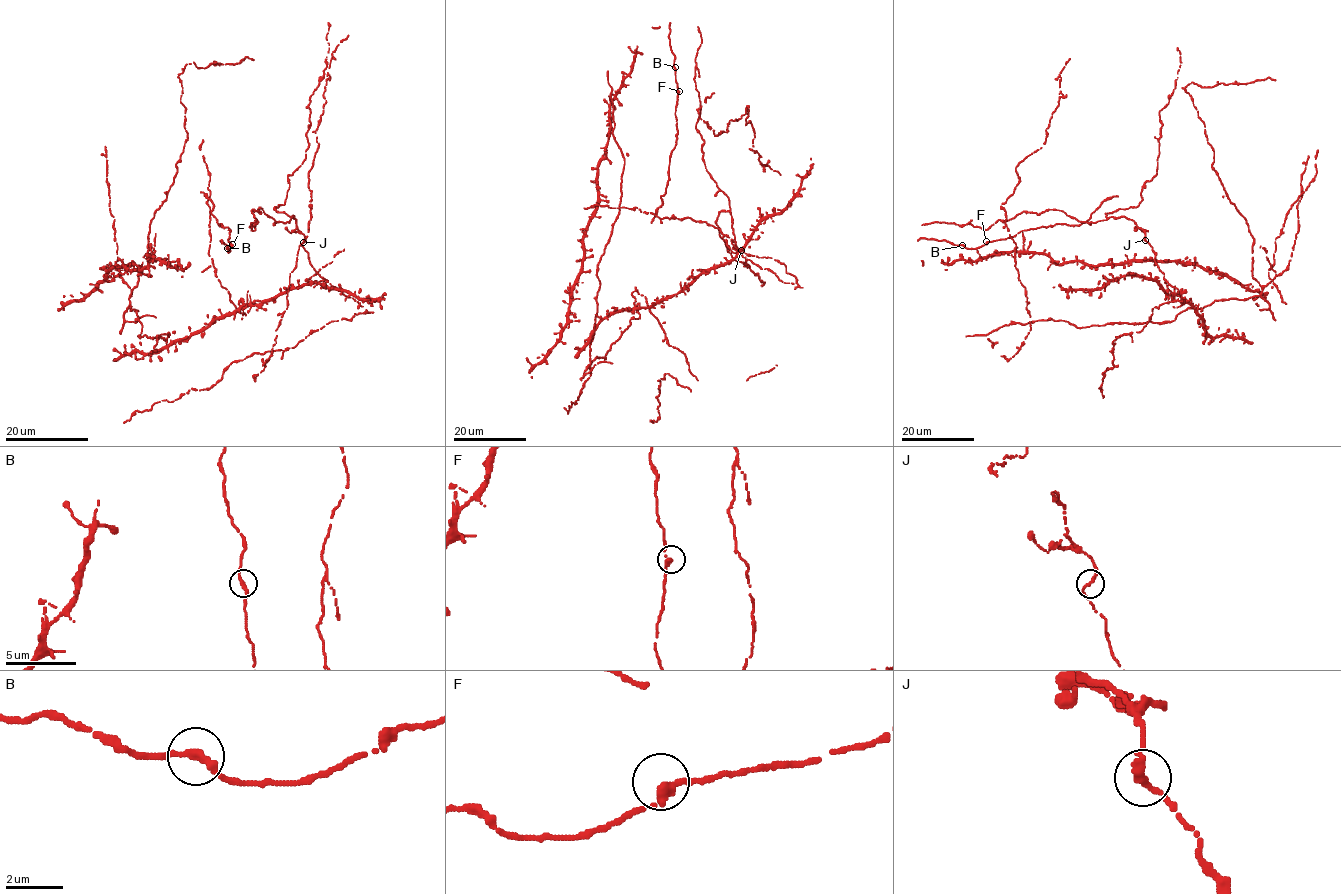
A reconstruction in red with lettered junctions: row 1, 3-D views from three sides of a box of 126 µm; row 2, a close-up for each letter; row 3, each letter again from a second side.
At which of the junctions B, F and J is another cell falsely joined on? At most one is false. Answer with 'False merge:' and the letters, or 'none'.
False merge: none

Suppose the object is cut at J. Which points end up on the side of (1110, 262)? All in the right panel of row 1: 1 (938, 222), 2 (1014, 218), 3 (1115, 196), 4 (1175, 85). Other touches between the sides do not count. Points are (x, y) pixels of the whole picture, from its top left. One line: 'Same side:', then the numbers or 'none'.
Same side: 3

